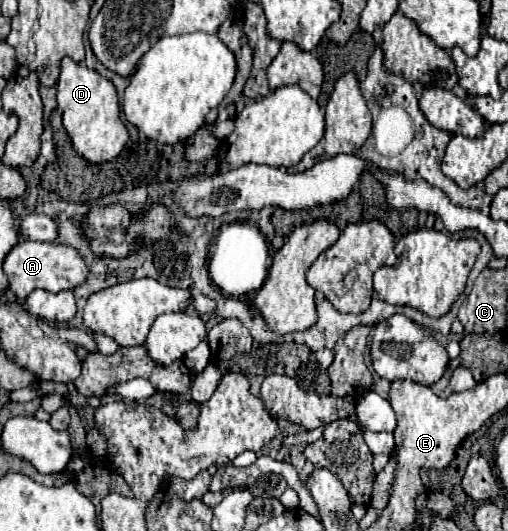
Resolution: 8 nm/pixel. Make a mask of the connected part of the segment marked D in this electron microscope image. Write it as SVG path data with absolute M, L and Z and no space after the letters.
M72 58L62 60L60 78L56 82L58 108L62 108L64 128L72 138L74 150L92 164L100 164L116 158L128 142L128 130L120 120L120 106L114 84L100 76L96 70L74 62Z

